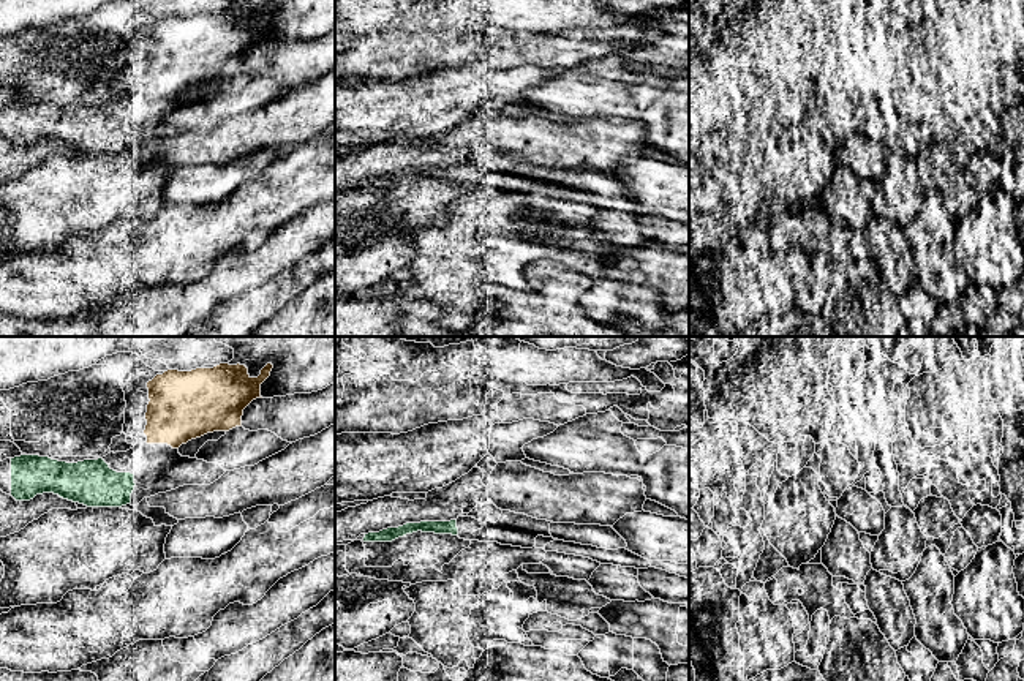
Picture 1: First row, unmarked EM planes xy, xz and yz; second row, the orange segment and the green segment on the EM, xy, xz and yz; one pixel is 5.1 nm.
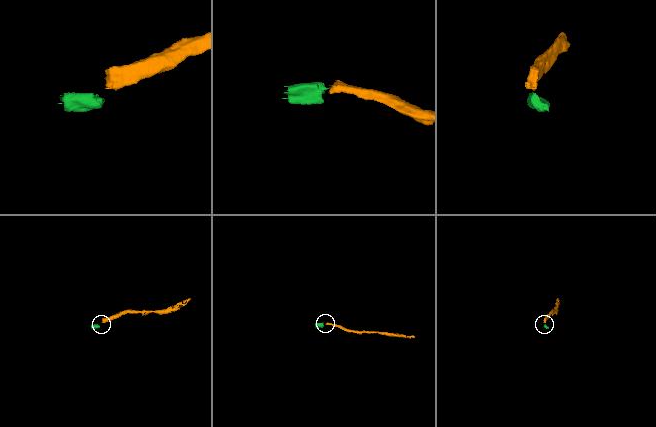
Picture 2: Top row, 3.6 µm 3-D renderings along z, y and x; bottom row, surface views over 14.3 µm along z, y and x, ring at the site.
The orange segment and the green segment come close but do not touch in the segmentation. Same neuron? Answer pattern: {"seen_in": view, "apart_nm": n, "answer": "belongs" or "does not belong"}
{"seen_in": "xy", "apart_nm": 180, "answer": "does not belong"}

